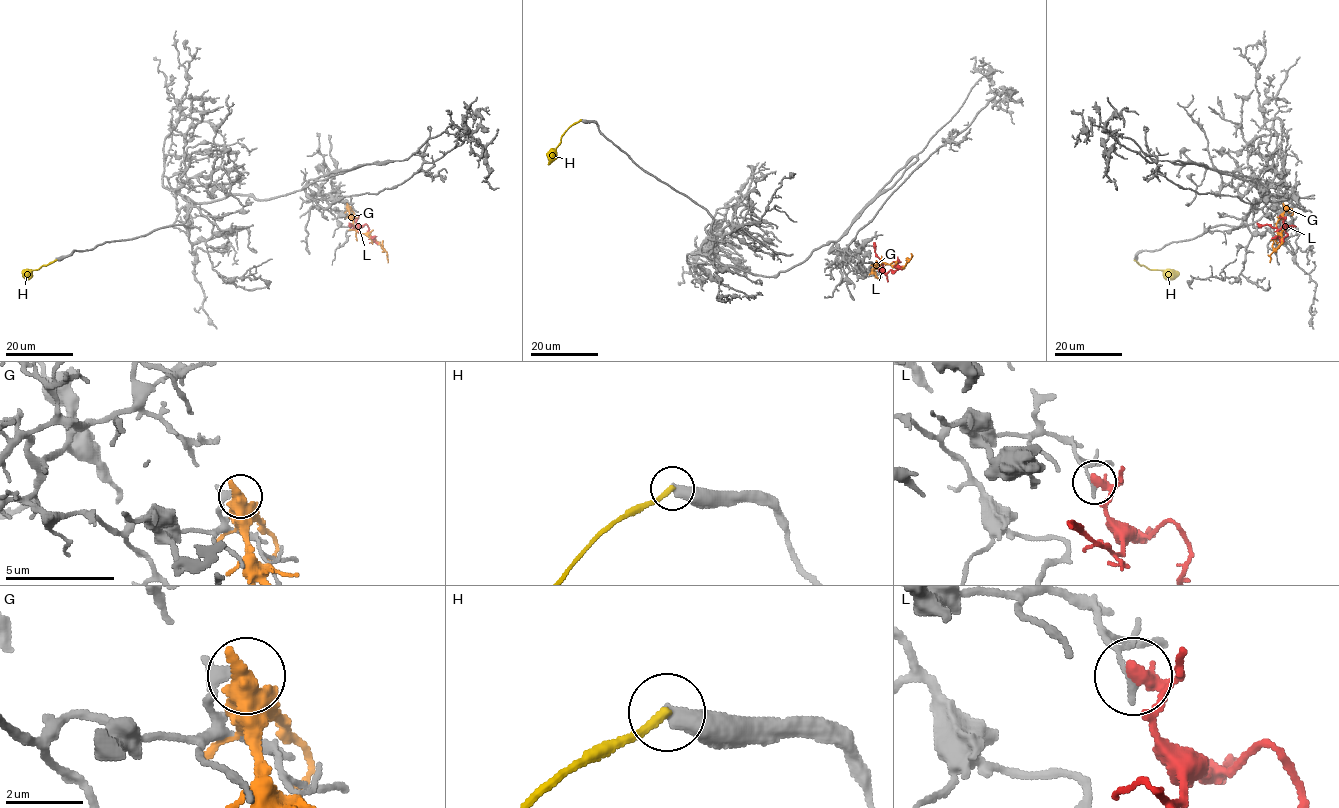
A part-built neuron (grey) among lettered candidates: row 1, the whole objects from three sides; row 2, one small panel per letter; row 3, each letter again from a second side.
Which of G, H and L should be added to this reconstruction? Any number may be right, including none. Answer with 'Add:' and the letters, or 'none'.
Add: none

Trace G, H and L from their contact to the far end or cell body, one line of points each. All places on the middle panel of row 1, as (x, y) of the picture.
G: (873, 272), (878, 262), (902, 268), (912, 255)
H: (581, 120), (561, 137), (555, 156), (549, 164)
L: (879, 270), (893, 273), (898, 268), (897, 257)

